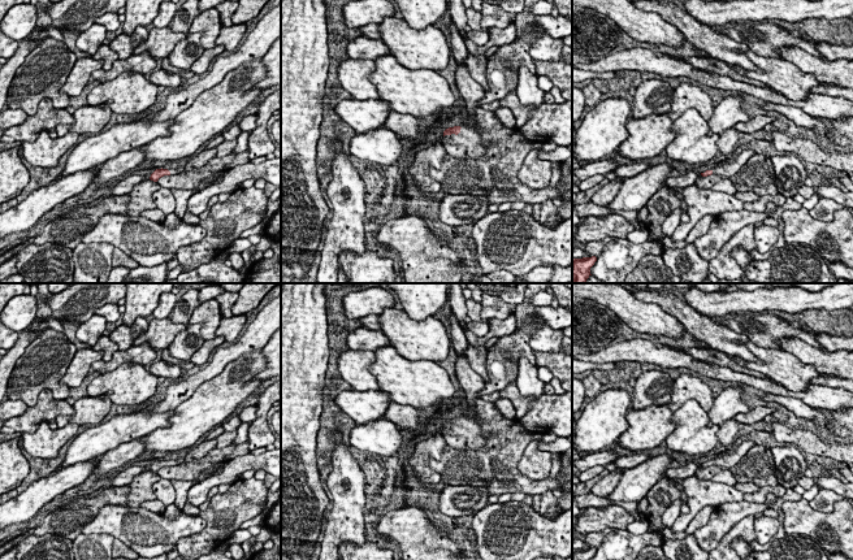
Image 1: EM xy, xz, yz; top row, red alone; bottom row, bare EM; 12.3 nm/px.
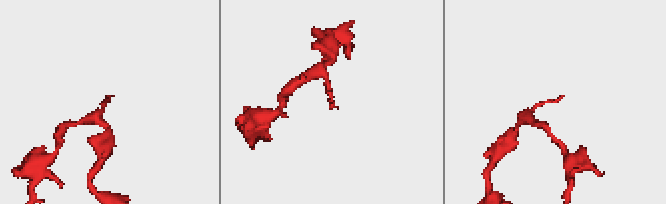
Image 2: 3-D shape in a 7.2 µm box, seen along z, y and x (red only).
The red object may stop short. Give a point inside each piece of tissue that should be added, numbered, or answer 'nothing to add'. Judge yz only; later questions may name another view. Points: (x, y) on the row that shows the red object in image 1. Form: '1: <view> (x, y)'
1: yz (726, 170)

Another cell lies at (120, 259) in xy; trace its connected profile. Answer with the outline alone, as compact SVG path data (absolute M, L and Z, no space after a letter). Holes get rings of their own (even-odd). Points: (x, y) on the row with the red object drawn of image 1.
M114 247L113 256L112 256L112 268L116 268L116 266L134 269L134 268L138 268L139 264L134 259L127 256L125 252L122 252L120 248Z

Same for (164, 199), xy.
M161 187L153 192L153 201L156 208L159 208L165 216L174 213L176 210L176 200L170 188Z

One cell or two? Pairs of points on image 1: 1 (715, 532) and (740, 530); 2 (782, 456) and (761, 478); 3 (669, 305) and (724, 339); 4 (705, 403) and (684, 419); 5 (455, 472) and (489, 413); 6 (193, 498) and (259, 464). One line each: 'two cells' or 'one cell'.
1: two cells
2: two cells
3: one cell
4: two cells
5: one cell
6: one cell

